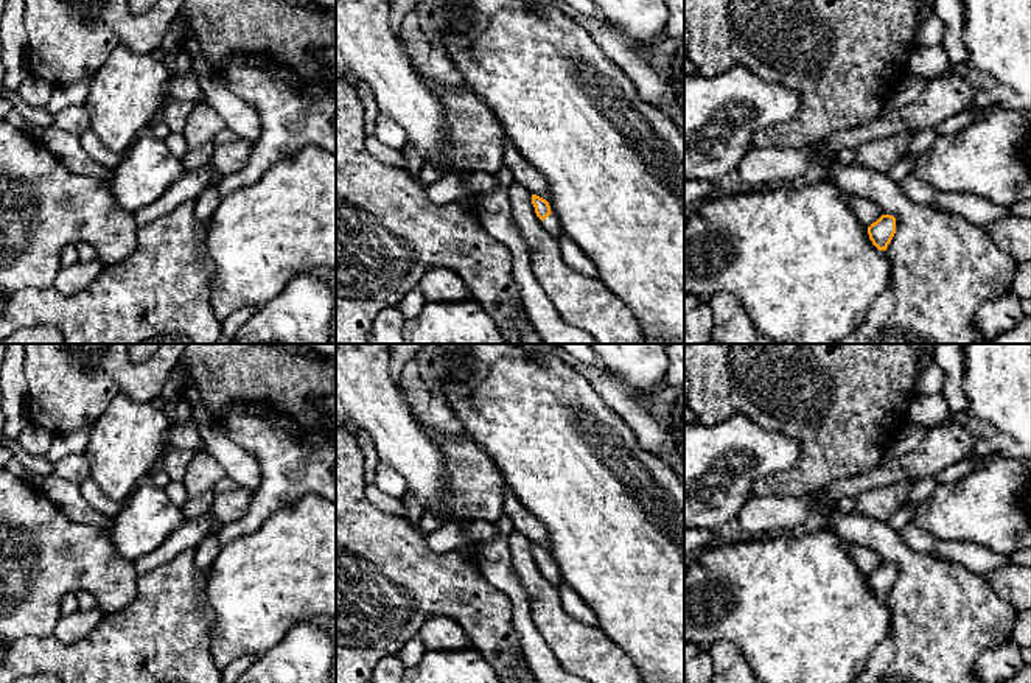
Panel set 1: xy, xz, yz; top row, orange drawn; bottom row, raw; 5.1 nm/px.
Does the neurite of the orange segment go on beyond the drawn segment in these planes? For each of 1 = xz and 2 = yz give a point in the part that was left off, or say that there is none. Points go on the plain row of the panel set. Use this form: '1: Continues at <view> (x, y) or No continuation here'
1: Continues at xz (551, 571)
2: No continuation here

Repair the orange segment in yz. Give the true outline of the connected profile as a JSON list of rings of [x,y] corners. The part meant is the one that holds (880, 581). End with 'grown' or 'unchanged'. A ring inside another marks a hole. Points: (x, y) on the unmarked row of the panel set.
[[[882,563],[875,571],[868,576],[868,583],[879,599],[886,599],[896,582],[896,566]]] | unchanged

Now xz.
[[[532,543],[532,552],[536,565],[541,568],[549,583],[552,583],[555,588],[563,585],[563,576],[558,566],[550,560],[549,551],[536,543]]] | grown

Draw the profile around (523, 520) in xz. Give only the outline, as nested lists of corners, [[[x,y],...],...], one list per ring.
[[[512,490],[505,492],[504,496],[504,515],[512,520],[515,531],[550,551],[550,538],[546,527],[519,503]]]

